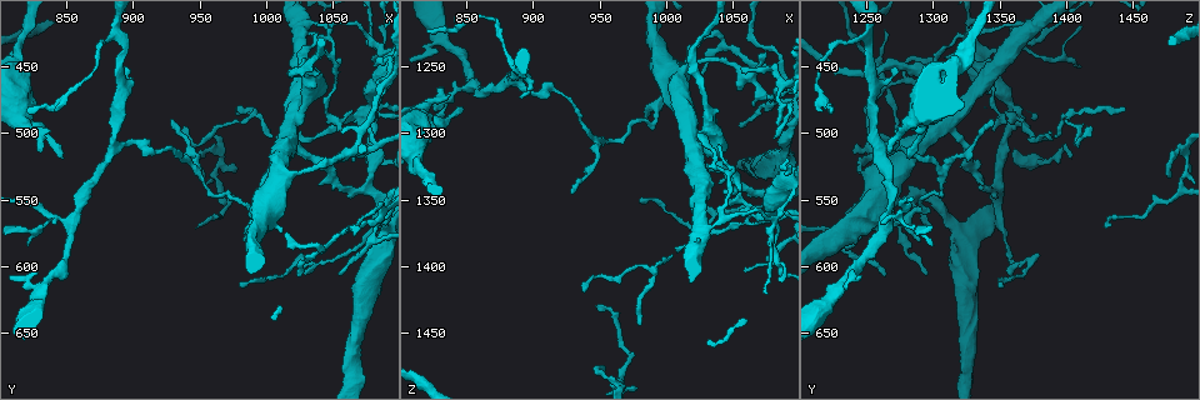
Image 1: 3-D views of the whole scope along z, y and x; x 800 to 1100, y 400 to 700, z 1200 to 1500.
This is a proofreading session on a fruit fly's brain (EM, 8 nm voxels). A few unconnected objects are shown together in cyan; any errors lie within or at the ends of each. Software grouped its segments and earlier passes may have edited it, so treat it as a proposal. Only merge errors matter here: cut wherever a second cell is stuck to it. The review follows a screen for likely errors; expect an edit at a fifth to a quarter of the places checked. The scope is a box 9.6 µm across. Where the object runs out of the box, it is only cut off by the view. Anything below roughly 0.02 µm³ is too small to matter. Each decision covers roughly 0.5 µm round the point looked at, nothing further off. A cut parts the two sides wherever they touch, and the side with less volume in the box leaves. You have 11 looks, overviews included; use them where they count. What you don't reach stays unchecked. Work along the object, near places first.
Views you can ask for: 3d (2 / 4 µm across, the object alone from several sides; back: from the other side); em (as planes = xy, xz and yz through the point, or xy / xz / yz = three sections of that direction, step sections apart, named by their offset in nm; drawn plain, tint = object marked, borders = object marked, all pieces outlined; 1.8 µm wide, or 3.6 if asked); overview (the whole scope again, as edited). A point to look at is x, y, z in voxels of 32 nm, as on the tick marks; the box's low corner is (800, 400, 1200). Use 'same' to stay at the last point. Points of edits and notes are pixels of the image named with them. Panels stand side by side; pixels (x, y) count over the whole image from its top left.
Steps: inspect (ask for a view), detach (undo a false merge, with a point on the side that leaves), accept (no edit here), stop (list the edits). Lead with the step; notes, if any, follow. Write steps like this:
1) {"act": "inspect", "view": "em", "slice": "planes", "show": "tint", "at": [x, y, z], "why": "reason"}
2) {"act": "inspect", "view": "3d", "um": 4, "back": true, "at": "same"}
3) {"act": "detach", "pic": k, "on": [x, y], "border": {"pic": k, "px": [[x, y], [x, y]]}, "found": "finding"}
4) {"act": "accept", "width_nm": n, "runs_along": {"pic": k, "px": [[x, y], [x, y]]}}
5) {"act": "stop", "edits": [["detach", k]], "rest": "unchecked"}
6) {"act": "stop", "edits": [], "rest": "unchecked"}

{"act": "inspect", "view": "3d", "um": 4, "at": [854, 568, 1266], "why": "a fork"}

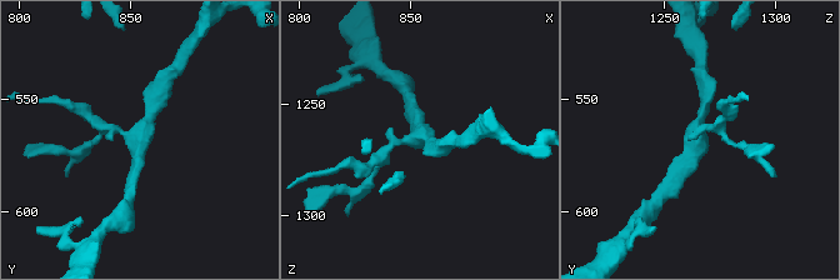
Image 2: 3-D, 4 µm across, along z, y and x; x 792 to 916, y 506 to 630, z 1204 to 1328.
{"act": "inspect", "view": "em", "slice": "planes", "show": "plain", "at": [854, 567, 1265], "arms": 3, "why": "now the EM"}

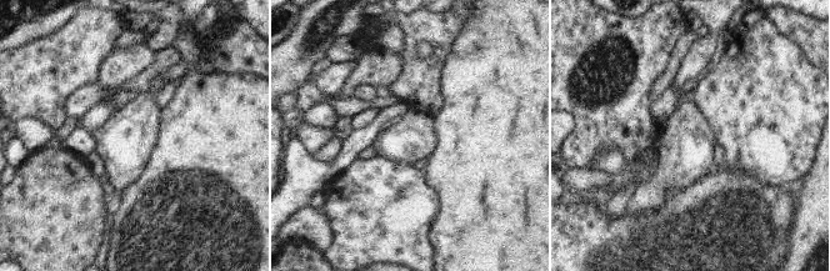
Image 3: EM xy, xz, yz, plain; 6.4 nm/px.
{"act": "inspect", "view": "em", "slice": "planes", "show": "tint", "at": "same"}

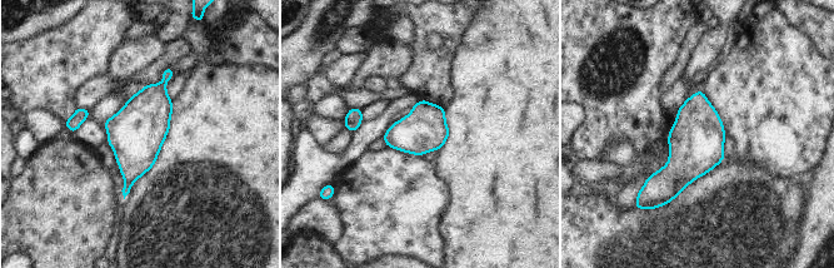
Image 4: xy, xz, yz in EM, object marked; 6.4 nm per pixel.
{"act": "accept", "found": "all the same cell"}

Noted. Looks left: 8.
{"act": "inspect", "view": "3d", "um": 2, "back": true, "at": [948, 528, 1306], "why": "arms part here"}

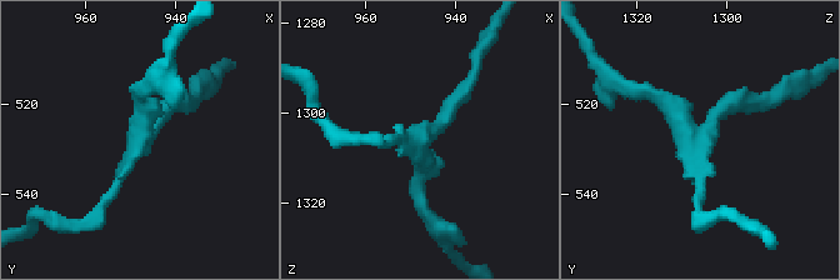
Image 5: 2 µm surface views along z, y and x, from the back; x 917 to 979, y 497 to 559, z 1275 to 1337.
{"act": "inspect", "view": "em", "slice": "planes", "show": "borders", "at": [948, 528, 1306], "why": "now the EM"}

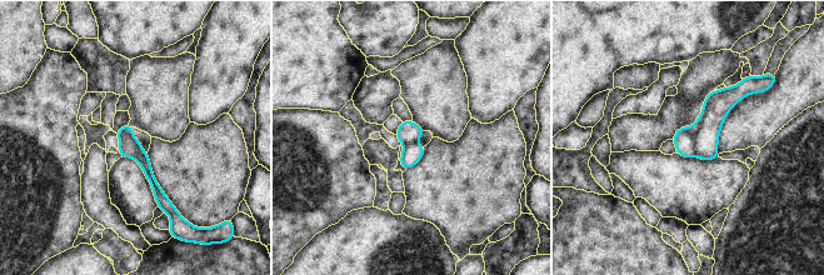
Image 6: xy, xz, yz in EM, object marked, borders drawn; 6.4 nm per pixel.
{"act": "accept", "runs_along": {"pic": 6, "px": [[748, 91], [738, 91], [679, 150]]}, "found": "all the same cell"}

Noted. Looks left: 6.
{"act": "inspect", "view": "em", "um": 3.6, "slice": "xz", "step": 16, "show": "tint", "at": [822, 494, 1292], "why": "sudden change in width"}

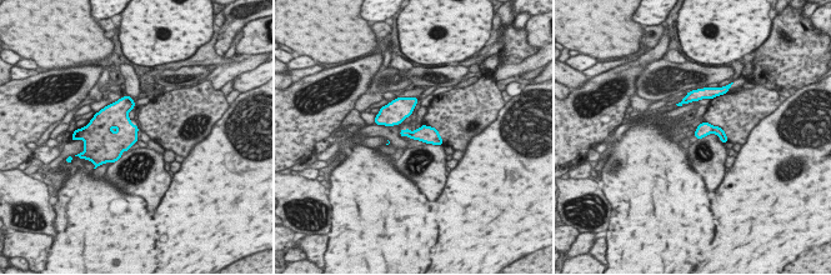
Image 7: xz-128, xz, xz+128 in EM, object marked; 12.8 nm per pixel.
{"act": "inspect", "view": "em", "um": 3.6, "slice": "planes", "show": "tint", "at": "same", "why": "another direction"}

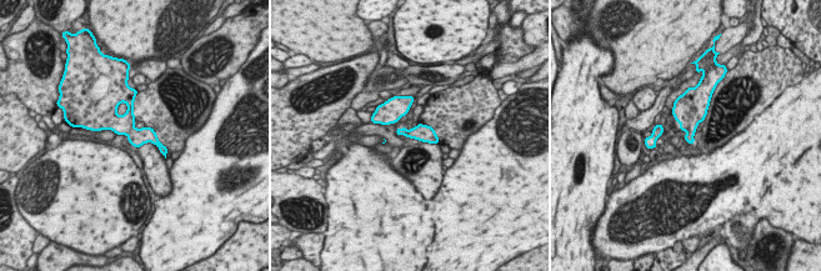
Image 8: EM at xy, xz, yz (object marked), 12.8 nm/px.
{"act": "accept", "width_nm": 220, "found": "one cell here"}

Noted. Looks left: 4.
{"act": "inspect", "view": "em", "slice": "xz", "step": 16, "show": "tint", "at": [1038, 526, 1246]}

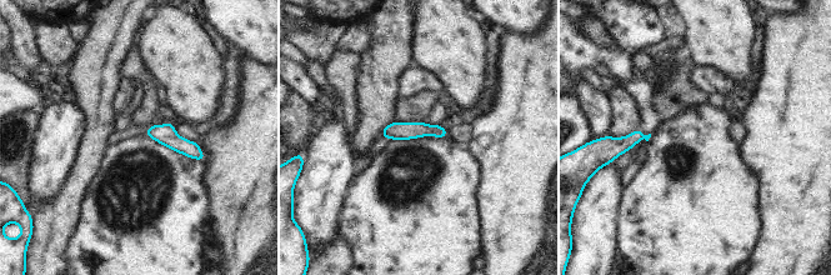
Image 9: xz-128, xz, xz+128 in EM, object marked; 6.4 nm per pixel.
{"act": "inspect", "view": "em", "slice": "planes", "show": "tint", "at": "same"}

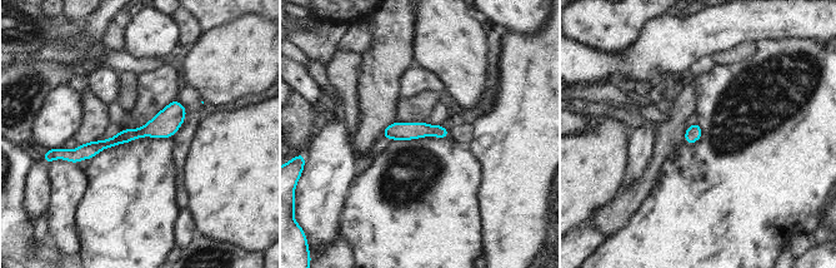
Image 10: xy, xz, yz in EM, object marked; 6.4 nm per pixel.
{"act": "accept", "runs_along": {"pic": 10, "px": [[183, 112], [156, 128], [68, 157]]}, "found": "one cell here"}

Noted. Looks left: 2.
{"act": "stop", "edits": [], "rest": "unchecked"}

